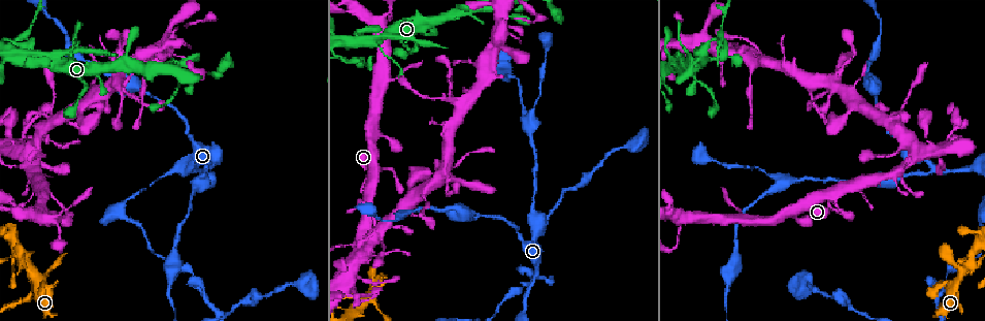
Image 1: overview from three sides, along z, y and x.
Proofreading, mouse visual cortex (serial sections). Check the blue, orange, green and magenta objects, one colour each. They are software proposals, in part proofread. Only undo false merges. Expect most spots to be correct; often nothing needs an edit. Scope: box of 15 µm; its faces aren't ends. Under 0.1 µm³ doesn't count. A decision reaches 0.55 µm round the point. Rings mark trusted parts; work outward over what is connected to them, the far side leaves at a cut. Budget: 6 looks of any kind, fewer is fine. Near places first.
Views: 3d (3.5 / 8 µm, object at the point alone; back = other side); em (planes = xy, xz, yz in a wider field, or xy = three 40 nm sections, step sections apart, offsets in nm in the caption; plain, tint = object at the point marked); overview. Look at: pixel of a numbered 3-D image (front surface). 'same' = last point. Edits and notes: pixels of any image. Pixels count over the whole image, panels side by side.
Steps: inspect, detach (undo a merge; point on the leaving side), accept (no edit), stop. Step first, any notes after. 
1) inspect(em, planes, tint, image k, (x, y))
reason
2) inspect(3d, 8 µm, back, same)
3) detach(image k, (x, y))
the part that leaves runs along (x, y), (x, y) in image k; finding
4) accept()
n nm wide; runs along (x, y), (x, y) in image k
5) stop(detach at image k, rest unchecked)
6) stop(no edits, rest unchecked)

inspect(3d, 3.5 µm, image 1, (968, 257))

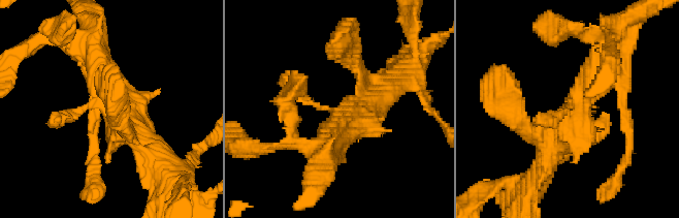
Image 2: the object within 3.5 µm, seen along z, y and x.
inspect(em, xy, step 5, tint, image 2, (90, 103))

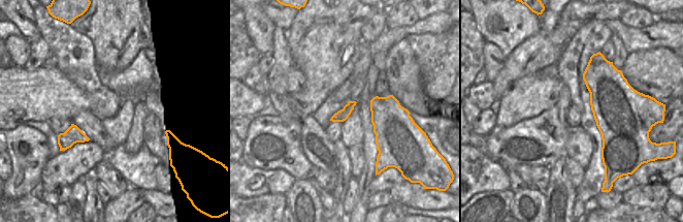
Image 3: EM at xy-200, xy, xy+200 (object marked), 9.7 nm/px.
accept()
runs along (137, 136), (116, 101), (55, 127) in image 2; continuous, no second cell

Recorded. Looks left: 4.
inspect(3d, 8 µm, image 1, (468, 213))
a fork

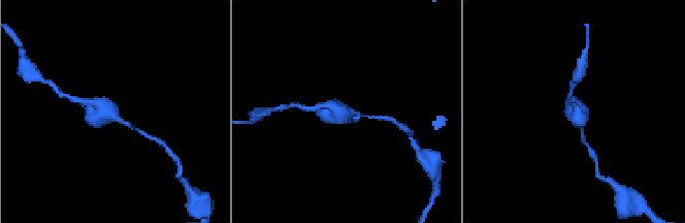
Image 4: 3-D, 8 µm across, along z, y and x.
inspect(3d, 3.5 µm, image 4, (343, 113))

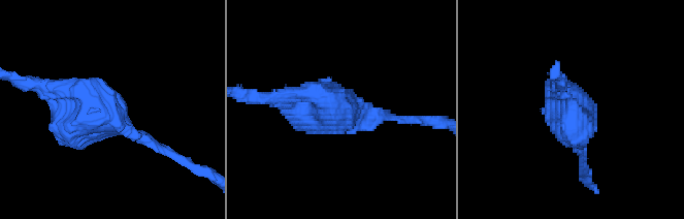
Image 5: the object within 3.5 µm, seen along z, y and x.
inspect(em, xy, step 1, tint, image 5, (114, 121))

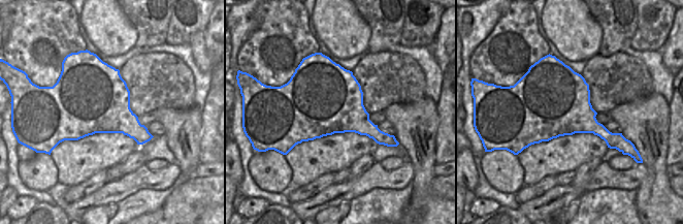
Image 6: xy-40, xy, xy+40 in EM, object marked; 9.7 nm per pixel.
accept()
700 nm wide; runs along (157, 146), (84, 89), (42, 86) in image 5; continuous, no second cell

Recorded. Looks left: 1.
stop(no edits, rest unchecked)

